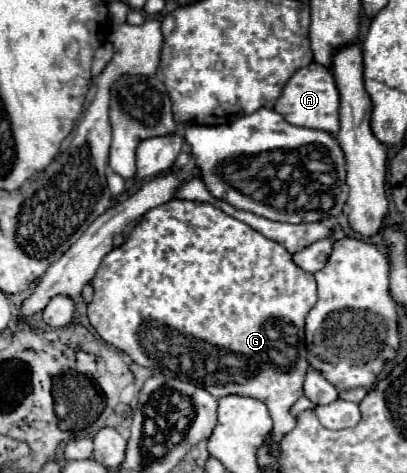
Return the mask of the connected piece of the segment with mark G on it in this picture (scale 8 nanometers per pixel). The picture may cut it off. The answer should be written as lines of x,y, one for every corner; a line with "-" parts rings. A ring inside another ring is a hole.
175,198
145,214
141,218
141,222
135,224
135,228
129,232
123,246
111,250
103,258
103,262
91,282
95,288
95,296
89,304
87,316
89,316
91,326
97,330
97,334
109,346
125,352
139,366
151,368
155,372
161,370
169,378
179,378
183,382
191,382
191,384
207,390
215,398
221,398
227,394
241,394
241,396
253,396
253,398
263,400
273,418
275,440
279,440
281,436
285,436
287,432
291,432
295,428
295,418
289,412
281,410
281,388
303,388
303,378
309,368
307,350
305,350
305,316
317,302
317,284
315,284
313,274
295,266
291,254
279,242
265,238
263,234
259,234
257,230
247,226
245,222
227,216
219,208
207,206
207,202
189,202
189,200

